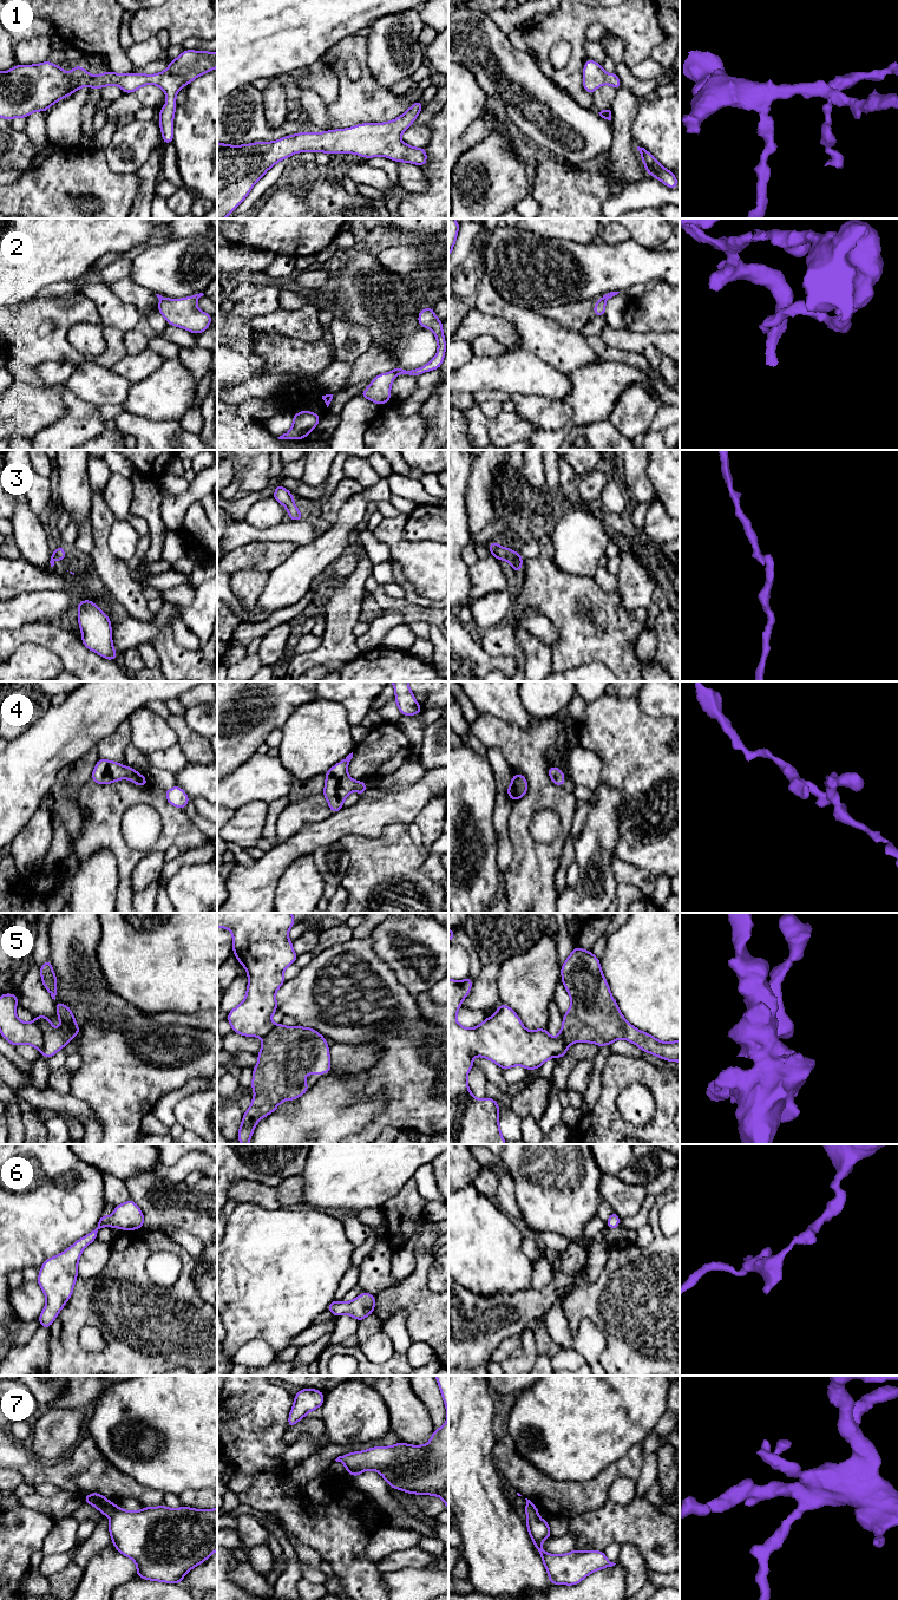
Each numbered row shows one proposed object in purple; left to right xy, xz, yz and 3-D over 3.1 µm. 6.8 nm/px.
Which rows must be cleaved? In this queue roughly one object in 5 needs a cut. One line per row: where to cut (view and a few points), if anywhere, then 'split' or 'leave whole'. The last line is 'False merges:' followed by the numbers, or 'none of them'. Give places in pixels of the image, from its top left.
1: no cut; leave whole
2: cut in xz along (393, 371), (395, 374); split
3: no cut; leave whole
4: no cut; leave whole
5: cut in xy along (33, 1021), (41, 1033), (41, 1051); split
6: no cut; leave whole
7: no cut; leave whole
False merges: 2, 5

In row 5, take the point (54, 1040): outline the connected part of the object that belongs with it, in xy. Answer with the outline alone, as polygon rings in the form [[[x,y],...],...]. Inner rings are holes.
[[[55,1001],[55,1011],[60,1019],[59,1031],[53,1028],[48,1017],[39,1014],[34,1018],[34,1023],[38,1024],[42,1033],[44,1049],[41,1056],[45,1058],[54,1056],[80,1032],[79,1026],[76,1024],[74,1014],[68,1006]]]

